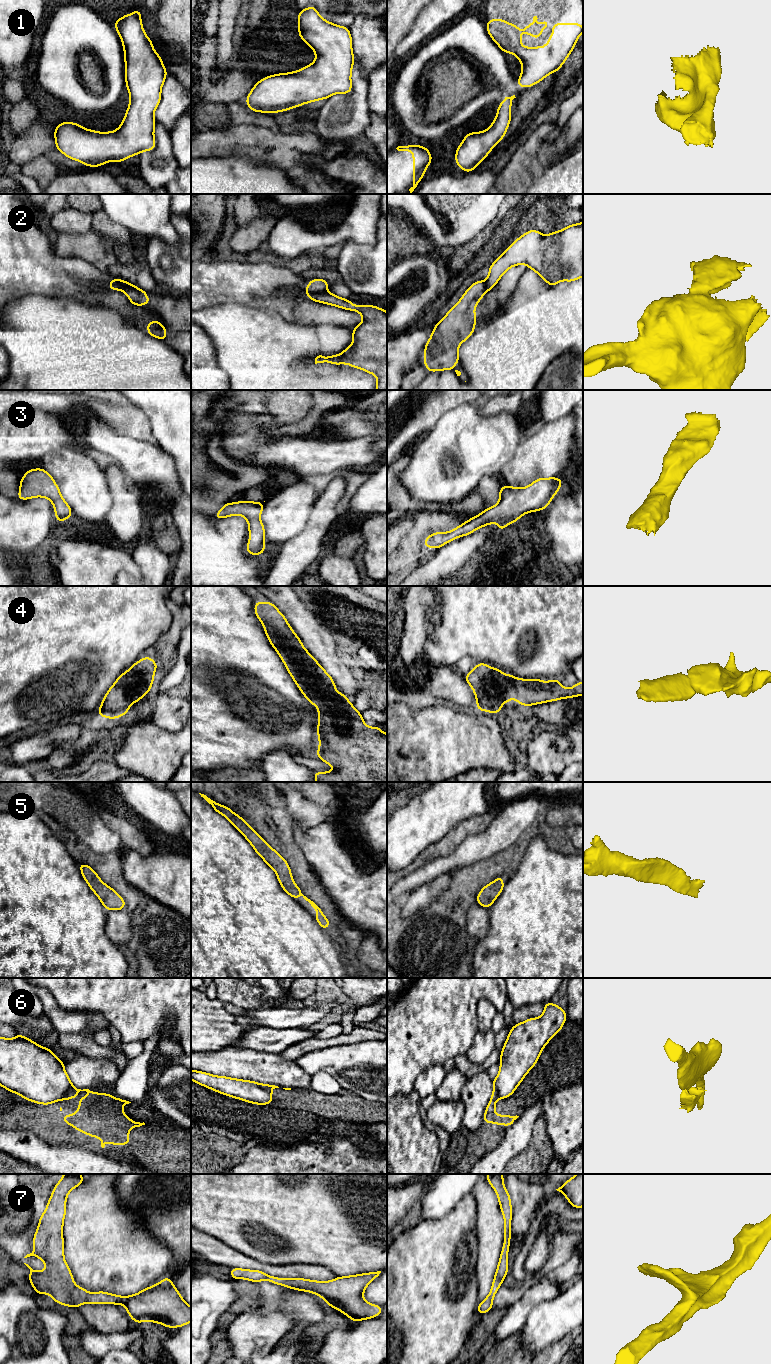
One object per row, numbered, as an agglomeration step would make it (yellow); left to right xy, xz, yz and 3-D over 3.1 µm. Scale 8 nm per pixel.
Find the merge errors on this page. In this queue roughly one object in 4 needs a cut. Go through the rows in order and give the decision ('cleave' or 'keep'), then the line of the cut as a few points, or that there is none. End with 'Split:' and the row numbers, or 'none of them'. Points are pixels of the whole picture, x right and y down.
1: keep; cut none
2: cleave; cut xz (325, 291), (307, 295)
3: keep; cut none
4: keep; cut none
5: keep; cut none
6: cleave; cut xy (72, 1087), (60, 1099)
7: keep; cut none
Split: 2, 6

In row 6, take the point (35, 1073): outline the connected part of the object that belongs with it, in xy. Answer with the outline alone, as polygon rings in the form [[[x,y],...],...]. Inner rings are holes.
[[[21,1034],[13,1039],[0,1037],[0,1086],[30,1102],[49,1105],[65,1097],[73,1083],[64,1067],[50,1048],[44,1048]]]

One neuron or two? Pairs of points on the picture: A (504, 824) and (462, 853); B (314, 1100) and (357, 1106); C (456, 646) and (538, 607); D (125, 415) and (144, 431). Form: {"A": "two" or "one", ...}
{"A": "one", "B": "one", "C": "one", "D": "one"}

